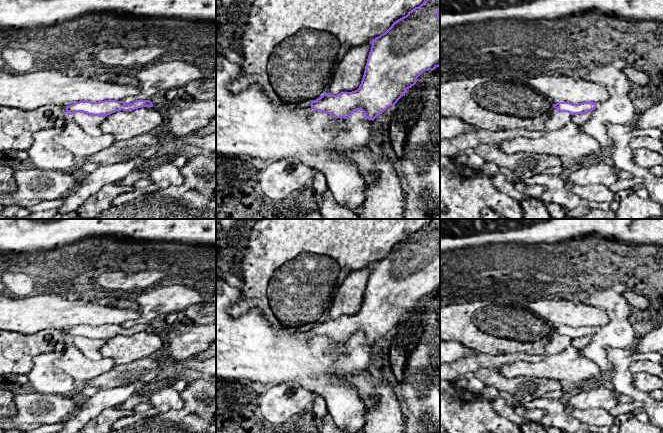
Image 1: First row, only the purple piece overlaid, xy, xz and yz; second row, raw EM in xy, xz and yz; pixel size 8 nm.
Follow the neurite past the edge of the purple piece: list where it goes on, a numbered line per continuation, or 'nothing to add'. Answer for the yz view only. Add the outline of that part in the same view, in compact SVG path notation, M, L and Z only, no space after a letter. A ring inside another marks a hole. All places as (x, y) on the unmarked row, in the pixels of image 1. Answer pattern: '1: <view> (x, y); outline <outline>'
nothing to add

